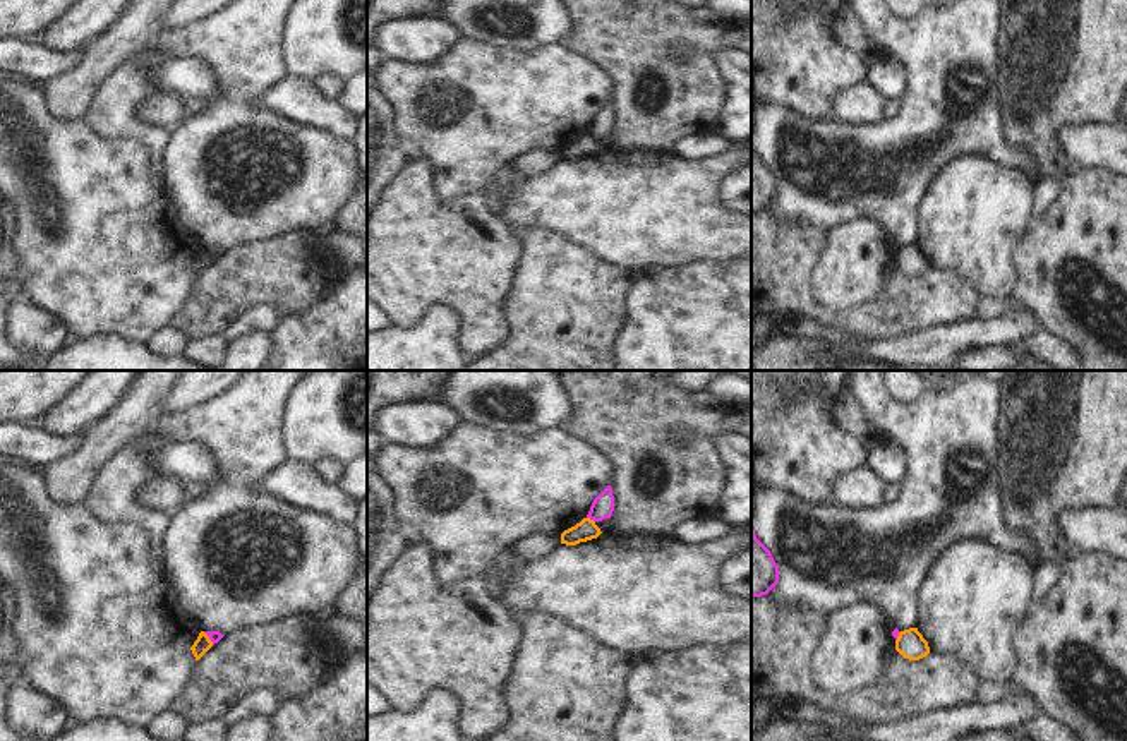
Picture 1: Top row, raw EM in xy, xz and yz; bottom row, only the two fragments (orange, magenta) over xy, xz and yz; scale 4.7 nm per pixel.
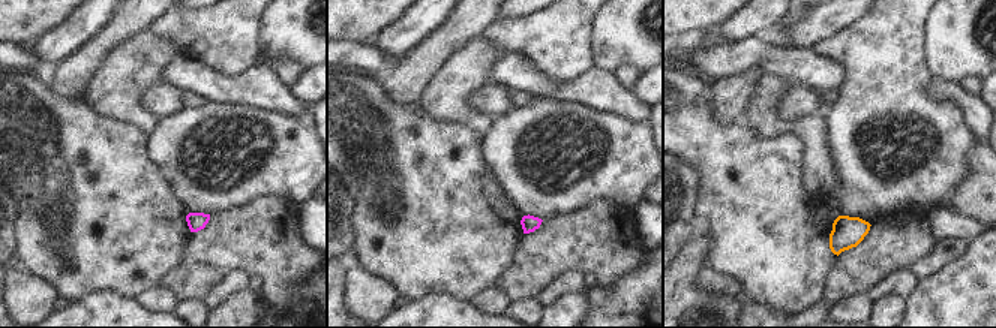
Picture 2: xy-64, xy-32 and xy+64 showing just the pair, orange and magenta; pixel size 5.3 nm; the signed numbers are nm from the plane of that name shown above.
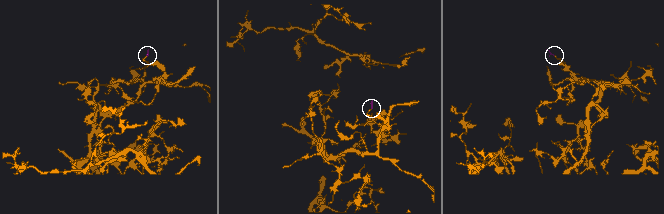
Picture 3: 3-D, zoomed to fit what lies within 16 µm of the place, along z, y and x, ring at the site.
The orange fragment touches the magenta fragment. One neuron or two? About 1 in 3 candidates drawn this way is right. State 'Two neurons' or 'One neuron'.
Two neurons.

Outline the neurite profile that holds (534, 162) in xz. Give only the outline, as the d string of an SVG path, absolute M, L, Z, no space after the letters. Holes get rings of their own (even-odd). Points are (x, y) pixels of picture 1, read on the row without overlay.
M561 148L520 154L513 161L509 161L508 165L511 165L520 175L530 177L530 175L535 175L539 172L551 168L559 160L561 160Z

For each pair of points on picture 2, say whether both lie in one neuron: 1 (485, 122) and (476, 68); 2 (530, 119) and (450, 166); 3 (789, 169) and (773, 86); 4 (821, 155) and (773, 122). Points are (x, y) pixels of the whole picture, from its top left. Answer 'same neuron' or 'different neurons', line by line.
1: same neuron
2: different neurons
3: different neurons
4: same neuron

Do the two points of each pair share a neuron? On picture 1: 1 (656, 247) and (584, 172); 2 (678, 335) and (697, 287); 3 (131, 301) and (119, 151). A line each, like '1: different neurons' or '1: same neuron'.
1: same neuron
2: same neuron
3: same neuron

